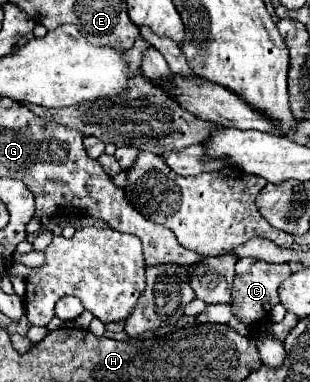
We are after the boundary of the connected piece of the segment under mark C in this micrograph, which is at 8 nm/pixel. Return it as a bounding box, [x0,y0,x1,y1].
[195,257,291,335]

